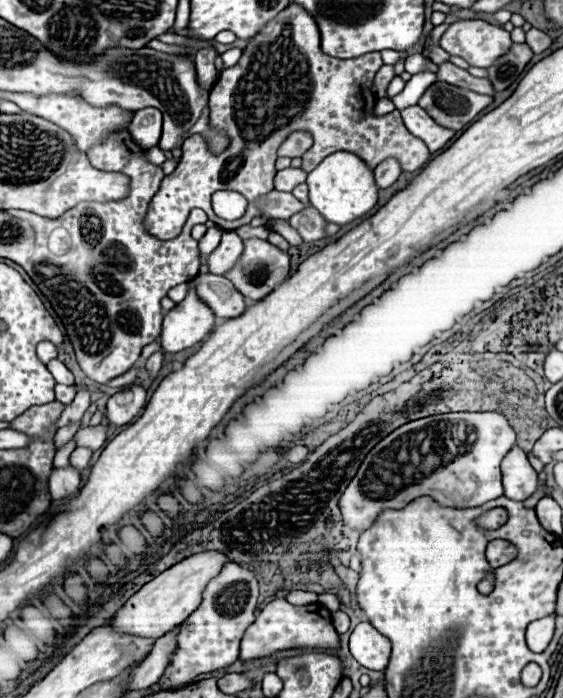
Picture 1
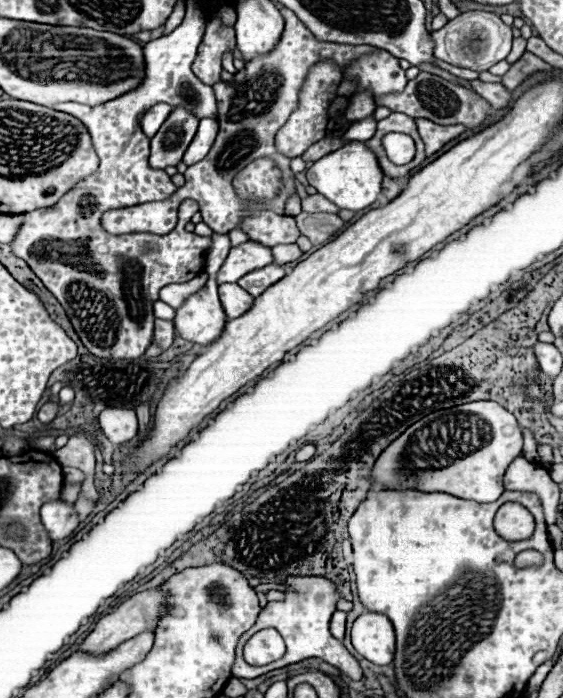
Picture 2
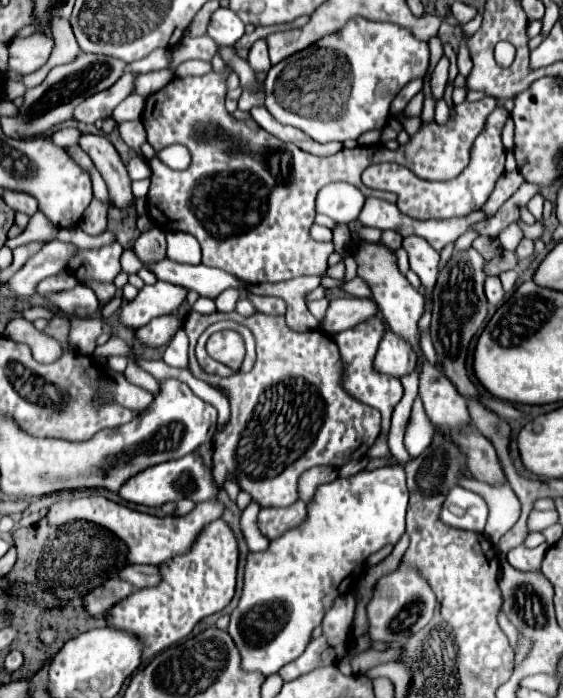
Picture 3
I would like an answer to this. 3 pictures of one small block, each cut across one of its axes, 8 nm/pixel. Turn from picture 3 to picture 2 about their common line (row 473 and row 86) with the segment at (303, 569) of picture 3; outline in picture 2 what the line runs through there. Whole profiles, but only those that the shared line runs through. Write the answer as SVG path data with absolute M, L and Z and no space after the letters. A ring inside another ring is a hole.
M384 50L354 62L354 66L344 72L344 78L356 78L358 92L370 88L374 92L374 98L390 92L402 92L408 83L404 70L398 64L398 58L386 54Z

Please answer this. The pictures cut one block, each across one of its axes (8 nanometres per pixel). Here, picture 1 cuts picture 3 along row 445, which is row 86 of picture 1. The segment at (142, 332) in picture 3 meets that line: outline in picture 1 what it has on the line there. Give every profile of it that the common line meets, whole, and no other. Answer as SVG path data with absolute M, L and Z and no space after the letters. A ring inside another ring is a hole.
M288 4L250 38L240 62L224 70L210 90L210 122L230 136L228 150L214 156L206 150L202 138L186 138L178 168L162 180L158 194L150 202L146 214L150 234L162 240L176 238L192 208L202 208L222 230L250 224L252 218L260 216L252 202L272 190L278 146L298 130L306 130L314 136L312 148L302 158L304 172L314 170L326 156L340 150L360 156L370 170L390 156L398 158L406 172L420 170L430 160L426 144L406 130L398 112L384 116L374 114L376 98L372 82L380 68L380 54L364 54L360 60L350 62L322 54L320 30L314 16L300 4ZM218 190L236 190L246 196L250 202L246 214L234 222L218 218L210 204L212 194Z

